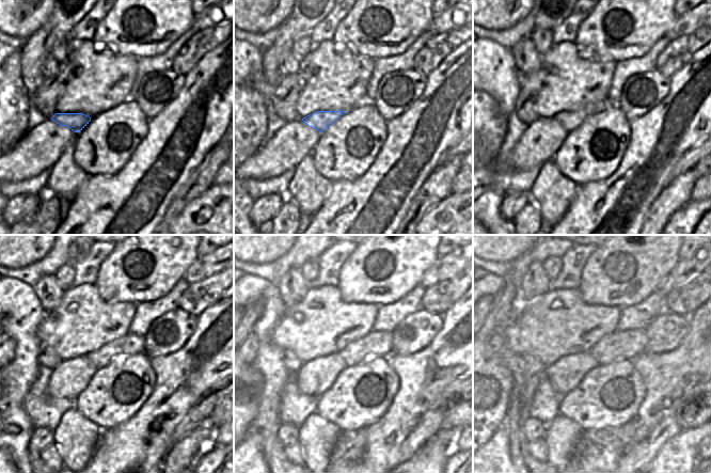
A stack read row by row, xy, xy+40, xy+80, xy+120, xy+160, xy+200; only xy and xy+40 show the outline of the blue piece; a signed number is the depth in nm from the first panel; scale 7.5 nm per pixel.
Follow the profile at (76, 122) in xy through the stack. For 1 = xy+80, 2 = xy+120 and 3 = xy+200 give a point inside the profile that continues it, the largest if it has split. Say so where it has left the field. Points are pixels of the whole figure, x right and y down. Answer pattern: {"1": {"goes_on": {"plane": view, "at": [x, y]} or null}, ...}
{"1": {"goes_on": {"plane": "xy+80", "at": [569, 120]}}, "2": {"goes_on": {"plane": "xy+120", "at": [129, 344]}}, "3": {"goes_on": {"plane": "xy+200", "at": [618, 345]}}}

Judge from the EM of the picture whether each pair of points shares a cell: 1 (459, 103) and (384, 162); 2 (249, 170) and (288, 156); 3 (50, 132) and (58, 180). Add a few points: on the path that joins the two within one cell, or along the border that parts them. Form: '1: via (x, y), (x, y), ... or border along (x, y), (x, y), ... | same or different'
1: via (441, 119), (403, 157) | same
2: via (258, 167), (274, 156), (279, 156) | same
3: border along (68, 142), (59, 159), (50, 169) | different

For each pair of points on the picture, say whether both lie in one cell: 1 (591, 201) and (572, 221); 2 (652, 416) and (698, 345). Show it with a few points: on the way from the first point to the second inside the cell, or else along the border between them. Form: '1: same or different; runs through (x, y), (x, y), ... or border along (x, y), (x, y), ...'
1: same; runs through (587, 206), (578, 216)
2: same; runs through (661, 398), (664, 384), (685, 363)

